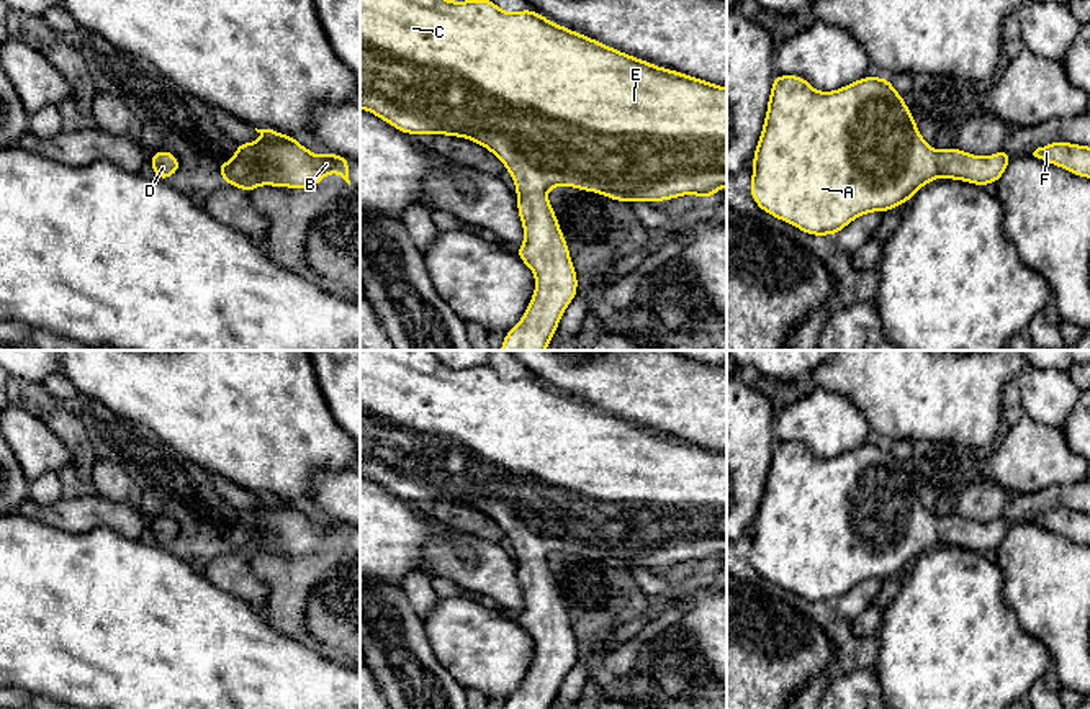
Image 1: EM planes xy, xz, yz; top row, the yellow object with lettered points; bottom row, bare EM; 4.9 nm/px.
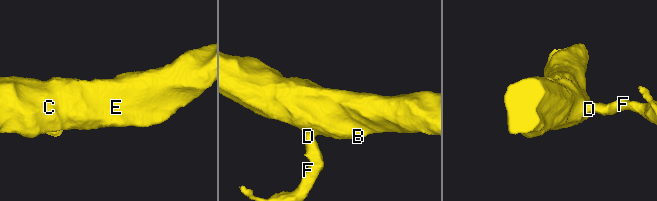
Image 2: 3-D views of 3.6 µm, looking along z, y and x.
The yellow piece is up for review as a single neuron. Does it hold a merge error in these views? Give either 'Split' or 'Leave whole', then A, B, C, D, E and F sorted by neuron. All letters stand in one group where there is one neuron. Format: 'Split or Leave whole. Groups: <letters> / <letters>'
Leave whole. Groups: A B C D E F

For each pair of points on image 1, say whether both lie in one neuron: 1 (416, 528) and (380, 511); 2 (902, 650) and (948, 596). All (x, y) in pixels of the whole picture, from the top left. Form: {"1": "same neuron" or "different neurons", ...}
{"1": "same neuron", "2": "same neuron"}

